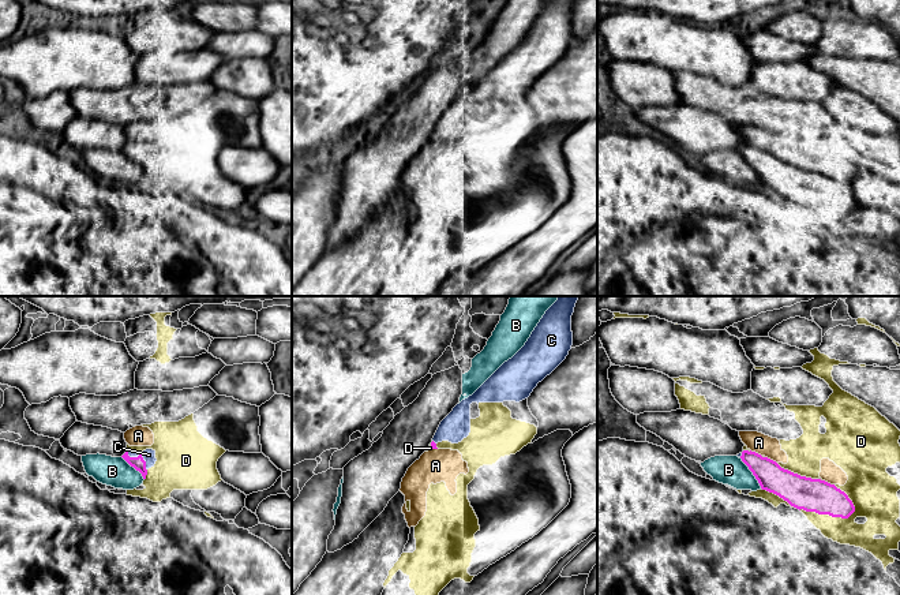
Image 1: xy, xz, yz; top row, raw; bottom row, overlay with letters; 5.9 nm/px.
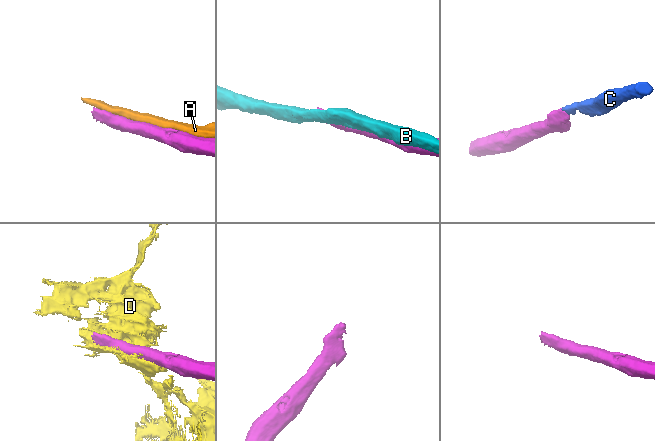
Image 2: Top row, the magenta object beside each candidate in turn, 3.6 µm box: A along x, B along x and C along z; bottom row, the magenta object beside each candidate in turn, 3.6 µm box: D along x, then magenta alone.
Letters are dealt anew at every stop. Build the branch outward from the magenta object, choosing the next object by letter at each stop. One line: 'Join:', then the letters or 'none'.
Join: C

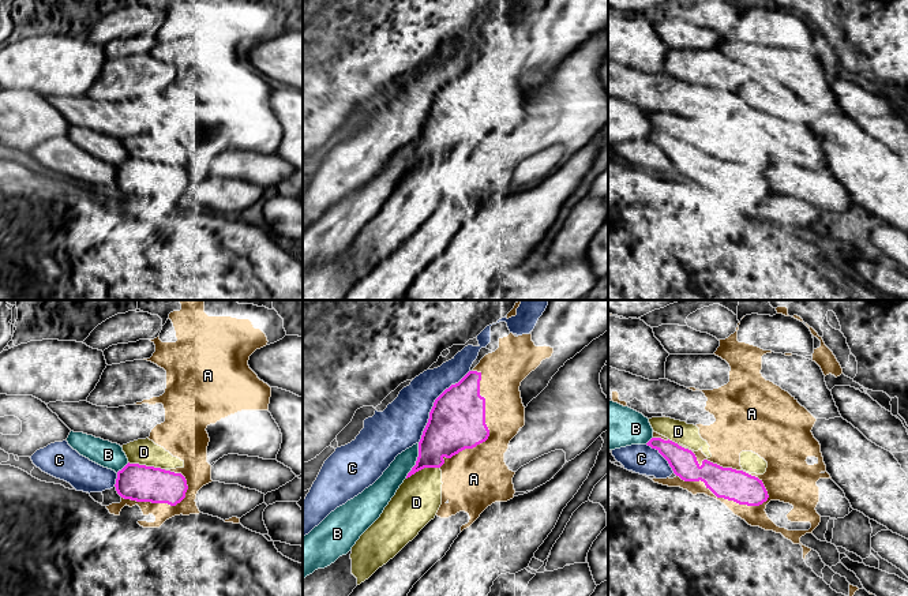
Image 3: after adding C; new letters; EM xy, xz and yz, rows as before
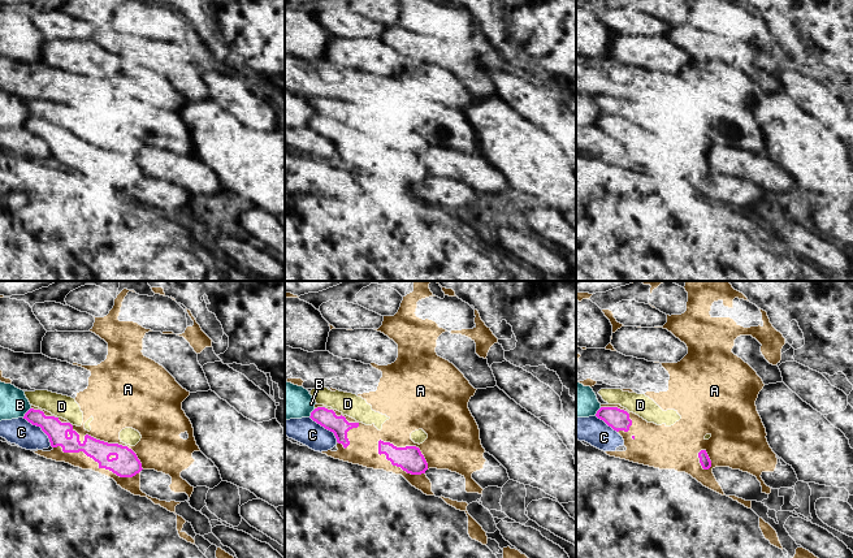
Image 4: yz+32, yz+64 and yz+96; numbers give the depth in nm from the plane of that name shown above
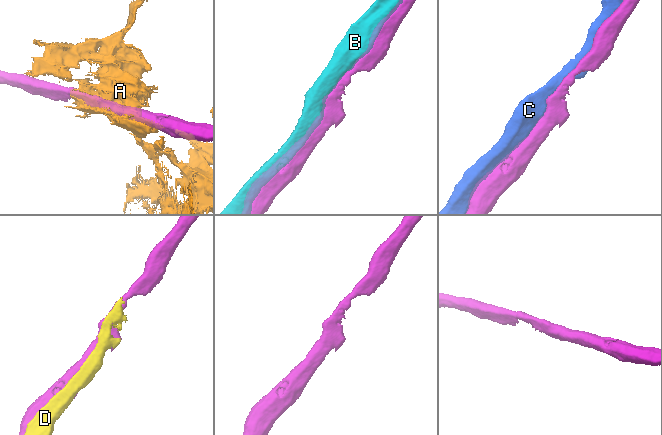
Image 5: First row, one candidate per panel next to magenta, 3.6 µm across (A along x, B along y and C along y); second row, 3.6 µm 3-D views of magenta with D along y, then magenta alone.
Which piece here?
Join: none

